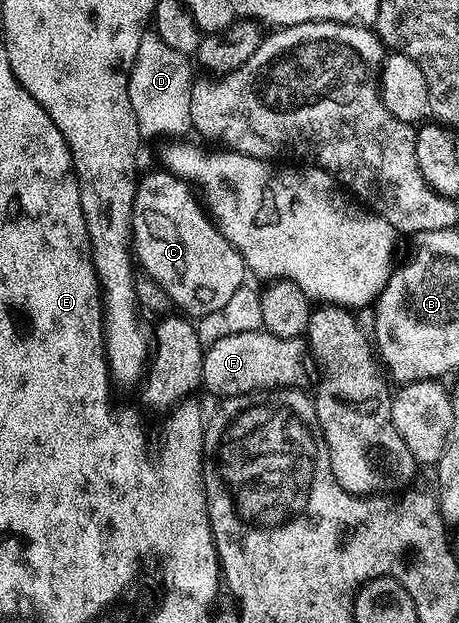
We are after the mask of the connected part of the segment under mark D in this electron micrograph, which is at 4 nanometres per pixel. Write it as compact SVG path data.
M144 31L137 46L135 65L131 67L131 75L127 78L129 102L144 137L161 132L175 136L192 131L190 102L193 75L187 60L190 59L184 53L173 50L173 46L165 46L163 39L155 35L154 31Z

